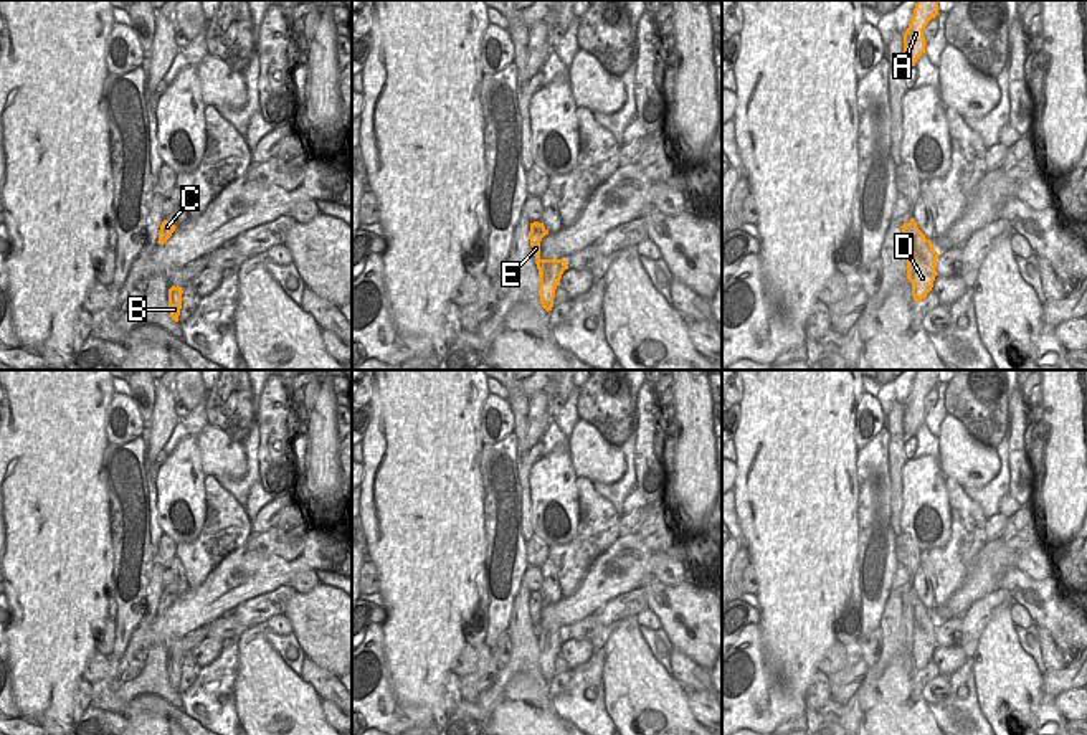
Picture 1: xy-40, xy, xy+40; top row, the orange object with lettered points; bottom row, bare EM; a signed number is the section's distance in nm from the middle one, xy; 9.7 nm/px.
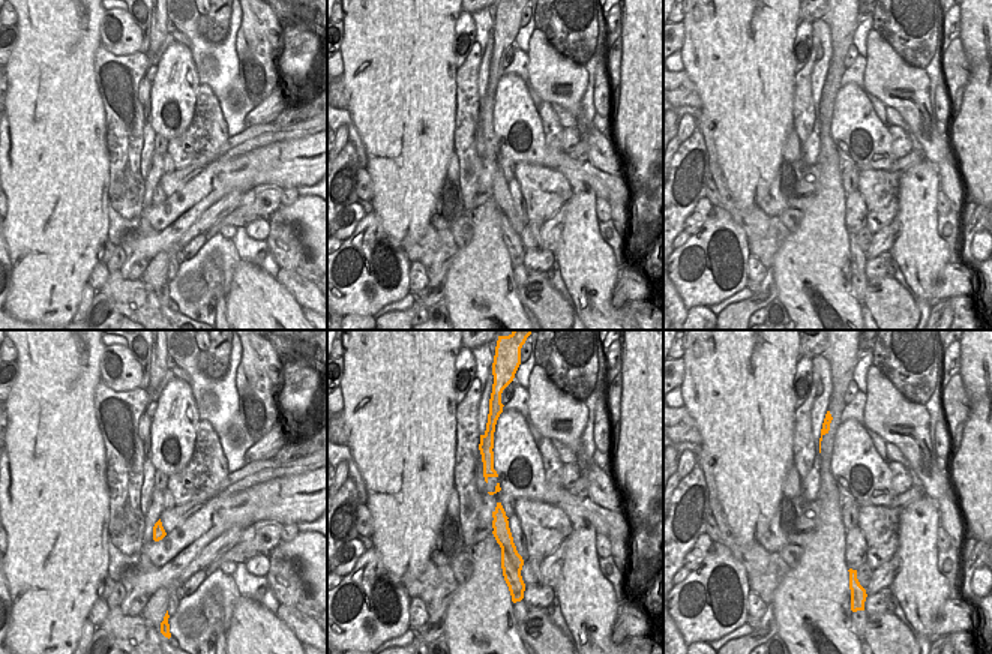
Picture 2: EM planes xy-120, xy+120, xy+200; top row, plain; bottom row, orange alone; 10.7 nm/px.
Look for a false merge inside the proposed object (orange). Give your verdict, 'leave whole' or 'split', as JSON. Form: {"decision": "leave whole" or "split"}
{"decision": "split"}

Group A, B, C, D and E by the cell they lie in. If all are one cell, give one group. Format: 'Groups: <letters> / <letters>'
Groups: A B D / C E.

